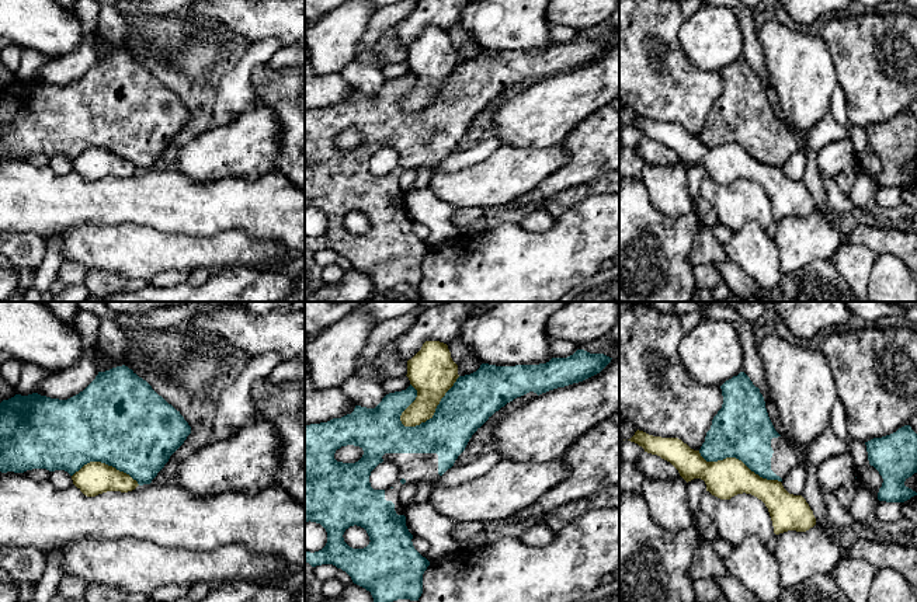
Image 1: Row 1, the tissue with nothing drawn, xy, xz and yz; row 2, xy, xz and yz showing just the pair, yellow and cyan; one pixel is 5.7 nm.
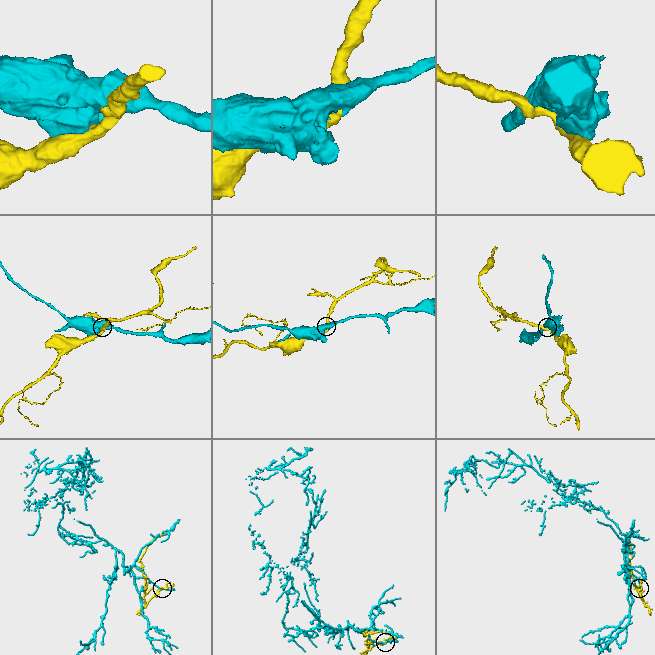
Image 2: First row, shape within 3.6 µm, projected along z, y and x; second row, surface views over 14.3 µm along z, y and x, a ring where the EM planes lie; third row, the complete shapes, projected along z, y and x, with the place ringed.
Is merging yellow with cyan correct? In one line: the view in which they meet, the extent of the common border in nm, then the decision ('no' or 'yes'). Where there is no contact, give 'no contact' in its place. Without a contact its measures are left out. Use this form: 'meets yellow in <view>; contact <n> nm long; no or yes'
meets yellow in xz; contact 440 nm long; no

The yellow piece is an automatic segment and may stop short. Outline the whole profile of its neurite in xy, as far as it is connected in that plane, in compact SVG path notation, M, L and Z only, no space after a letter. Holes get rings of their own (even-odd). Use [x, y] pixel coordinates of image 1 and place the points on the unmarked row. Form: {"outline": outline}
{"outline": "M90 147L72 161L73 170L87 182L107 177L128 178L139 170L129 160L101 147Z"}

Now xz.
{"outline": "M440 27L423 29L407 46L406 62L417 76L417 83L400 101L404 112L416 112L433 104L441 84L459 63L458 51L452 46L448 31Z"}

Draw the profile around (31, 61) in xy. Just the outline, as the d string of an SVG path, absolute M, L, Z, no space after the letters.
M21 48L21 63L14 76L21 81L32 80L35 79L37 72L49 60L52 60L52 58L34 49Z

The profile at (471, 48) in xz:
M468 36L462 48L458 49L458 60L459 62L470 60L476 58L480 53L480 51L482 48L479 46L479 44L470 36Z

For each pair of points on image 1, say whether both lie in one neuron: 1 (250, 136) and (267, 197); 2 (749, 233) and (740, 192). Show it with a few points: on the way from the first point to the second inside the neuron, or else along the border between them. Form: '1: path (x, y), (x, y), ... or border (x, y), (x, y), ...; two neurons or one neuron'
1: border (275, 169), (253, 180), (228, 177); two neurons
2: border (764, 228), (756, 222), (746, 222), (733, 232); two neurons

